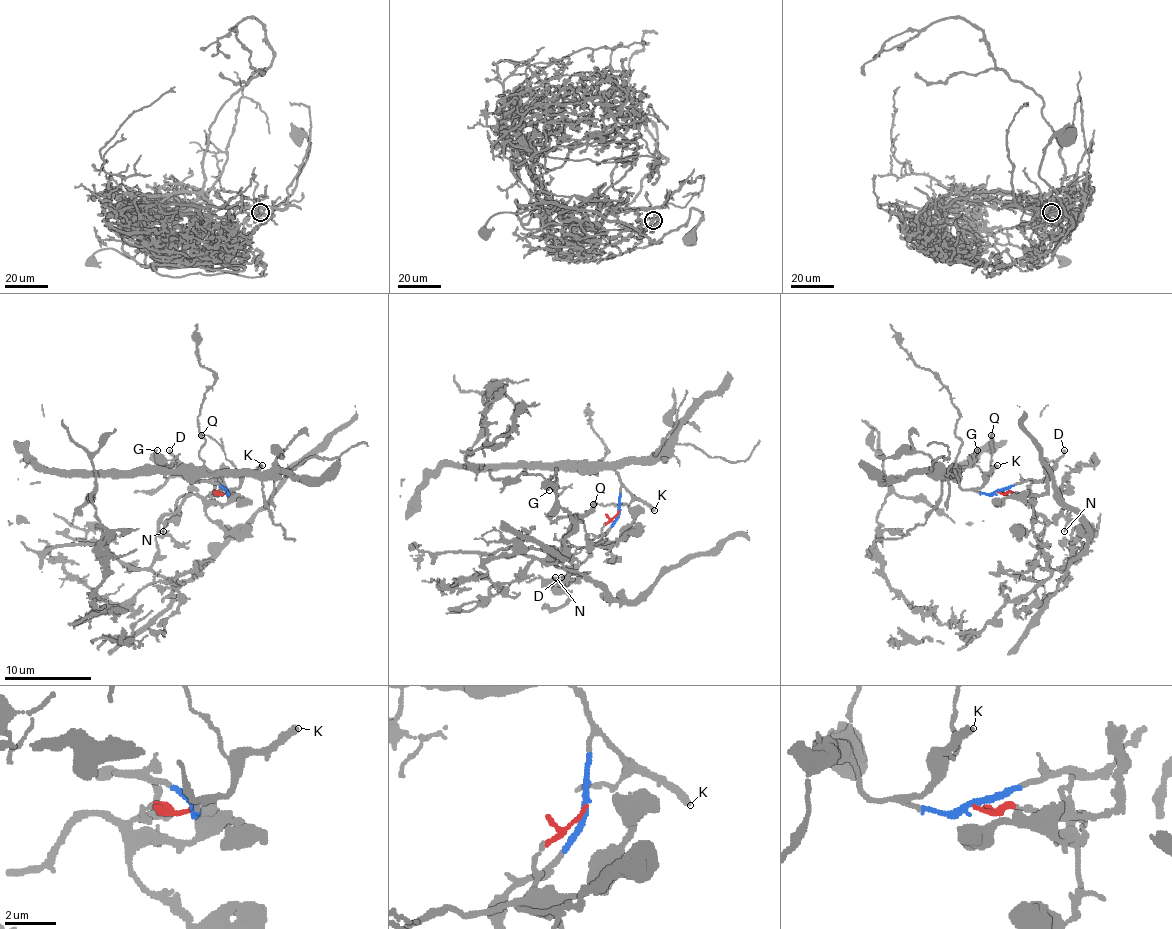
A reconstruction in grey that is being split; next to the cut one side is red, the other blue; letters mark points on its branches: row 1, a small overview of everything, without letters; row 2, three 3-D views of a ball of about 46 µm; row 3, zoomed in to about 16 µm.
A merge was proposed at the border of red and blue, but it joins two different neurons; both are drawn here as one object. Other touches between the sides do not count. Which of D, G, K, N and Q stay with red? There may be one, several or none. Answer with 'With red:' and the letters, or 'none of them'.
With red: N

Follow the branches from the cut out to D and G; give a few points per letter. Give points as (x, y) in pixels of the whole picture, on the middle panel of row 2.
D: (619, 511), (617, 520), (593, 541), (591, 555), (560, 576)
G: (619, 511), (621, 478), (612, 470), (558, 470), (549, 489)

